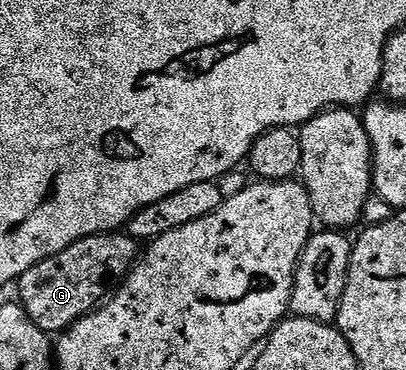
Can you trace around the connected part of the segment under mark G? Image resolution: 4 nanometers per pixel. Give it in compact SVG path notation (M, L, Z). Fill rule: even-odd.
M122 231L74 241L64 251L36 263L16 282L17 300L48 335L58 335L95 308L125 278L140 256L139 242Z

